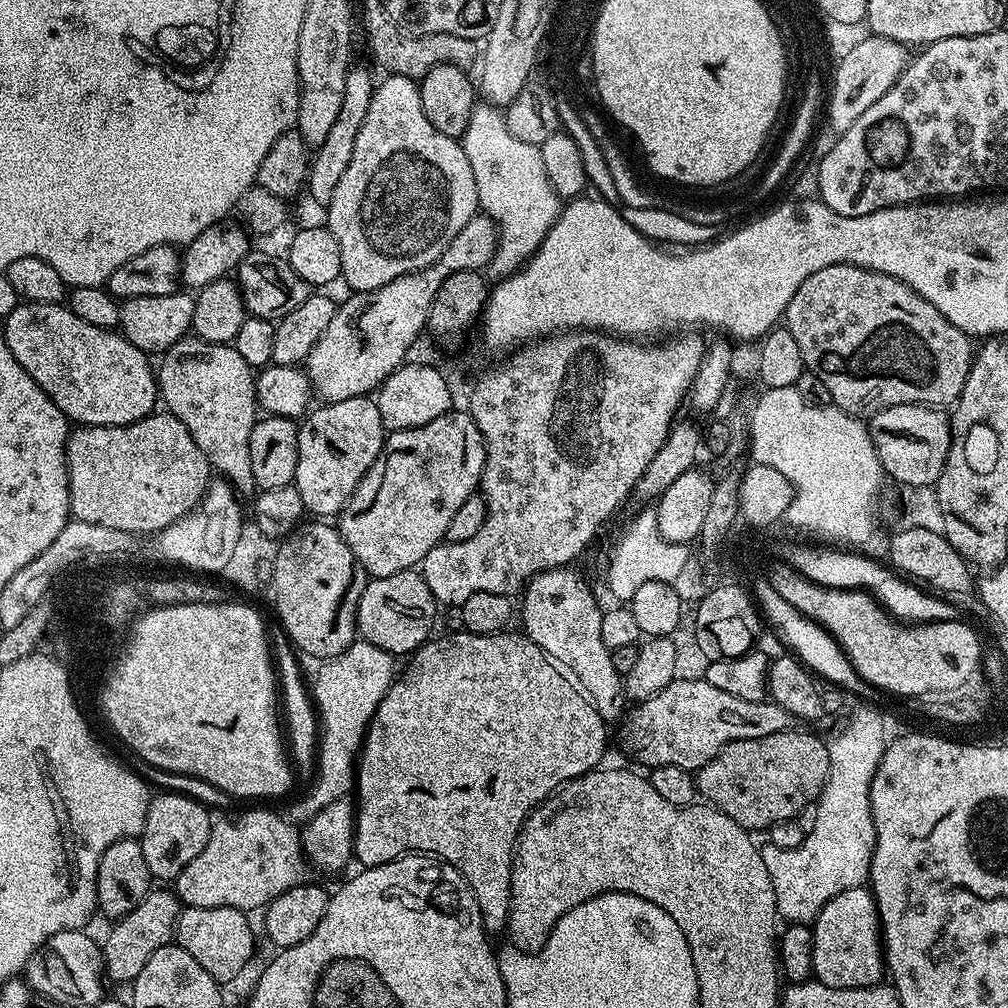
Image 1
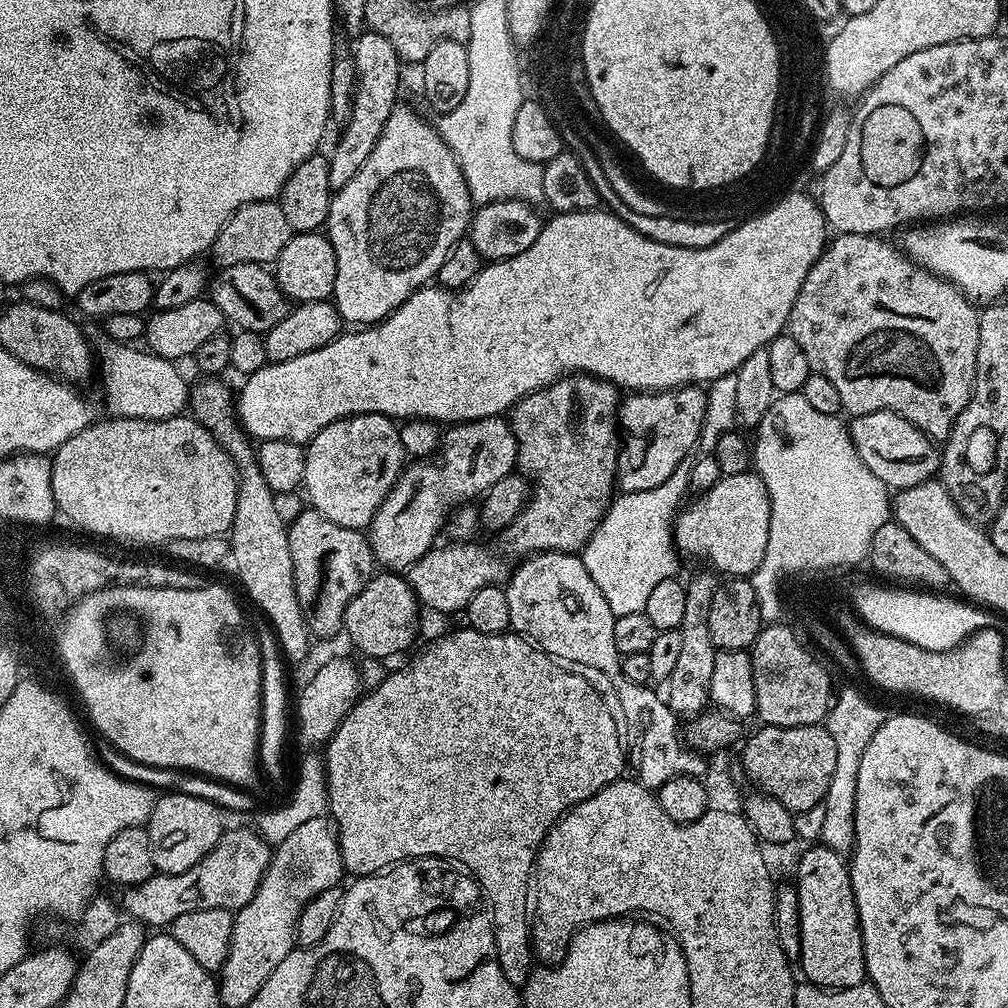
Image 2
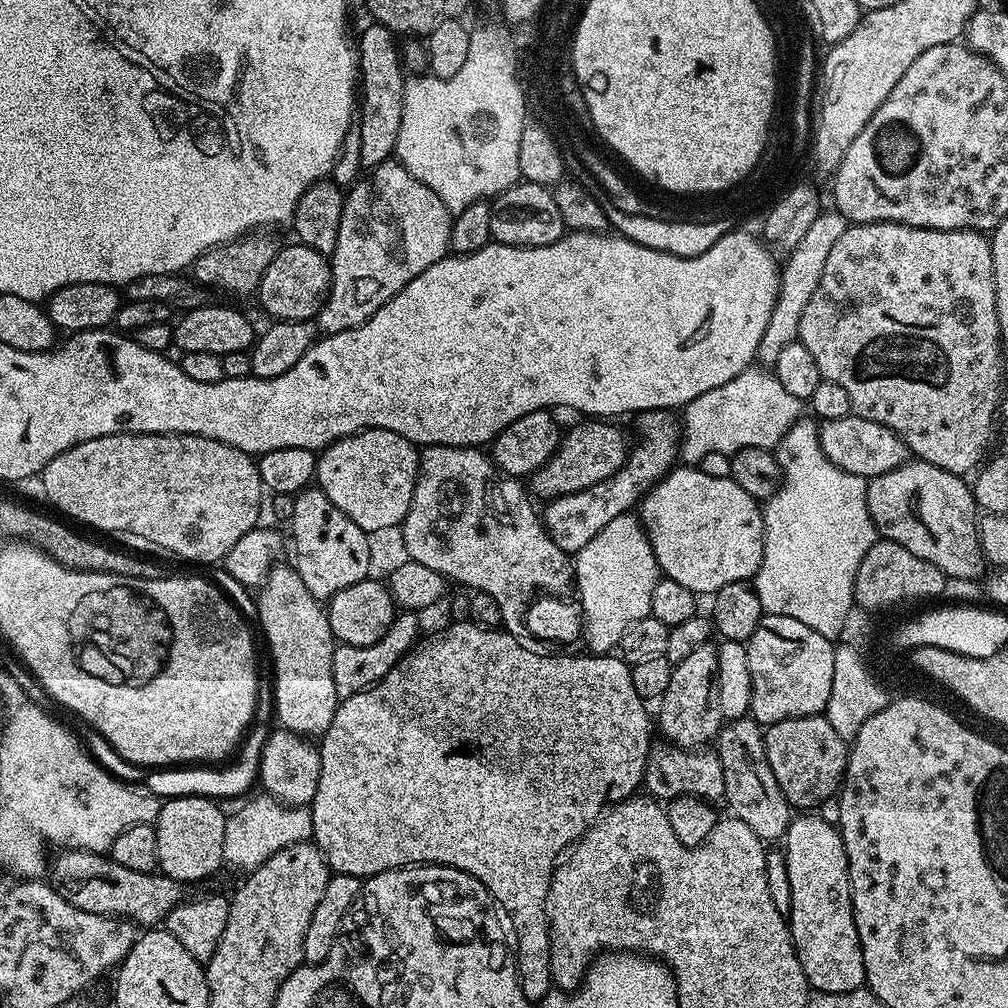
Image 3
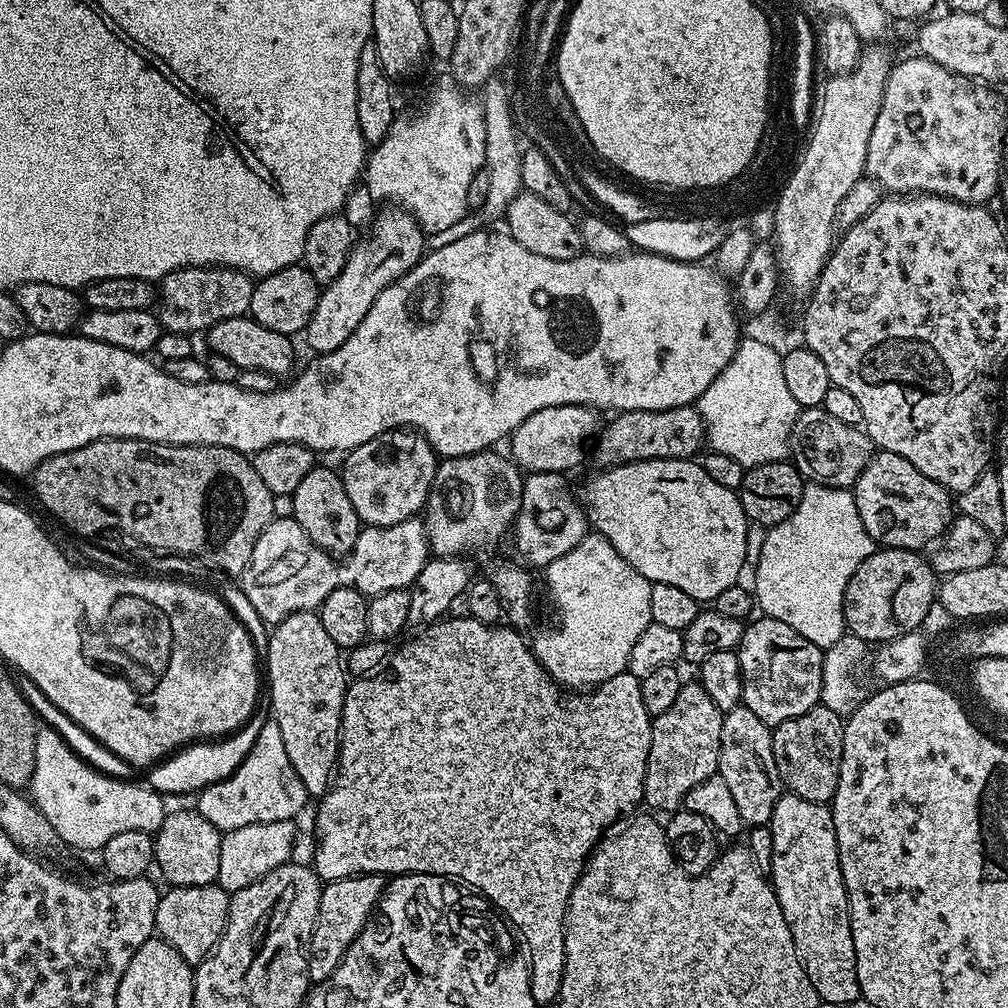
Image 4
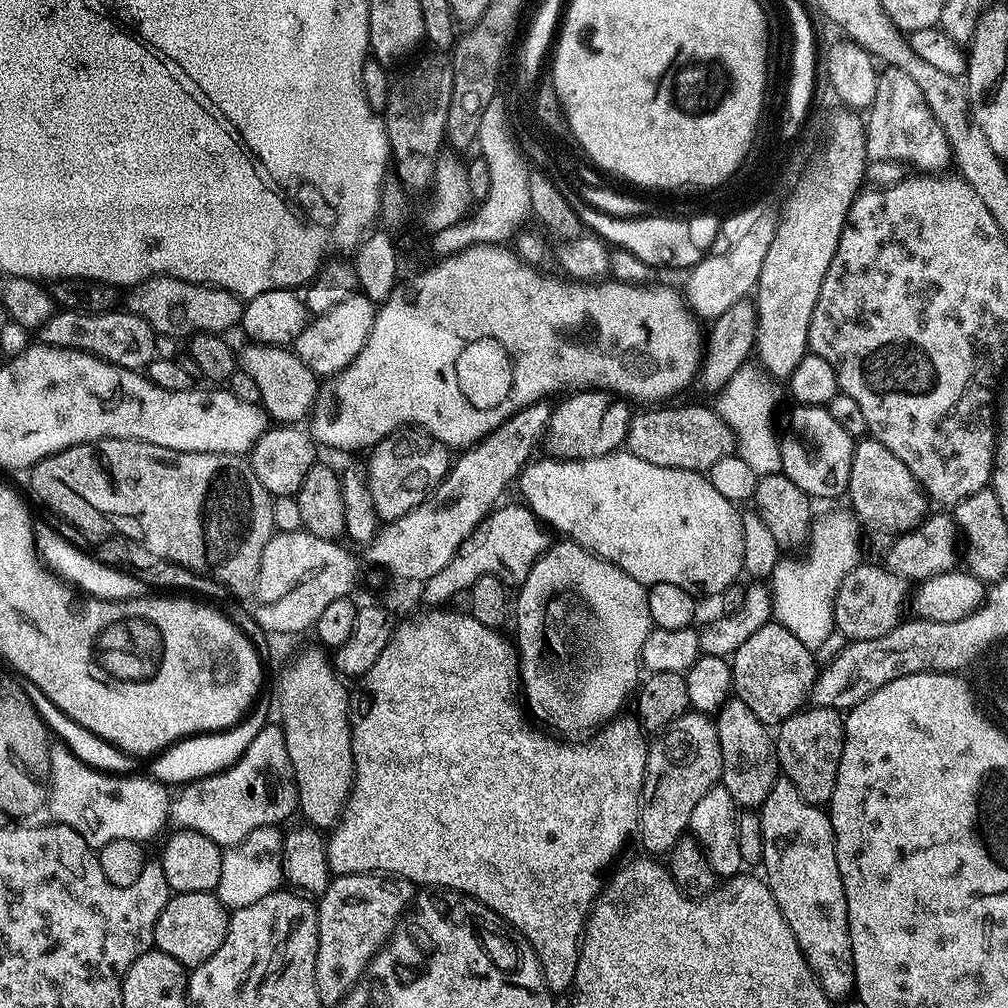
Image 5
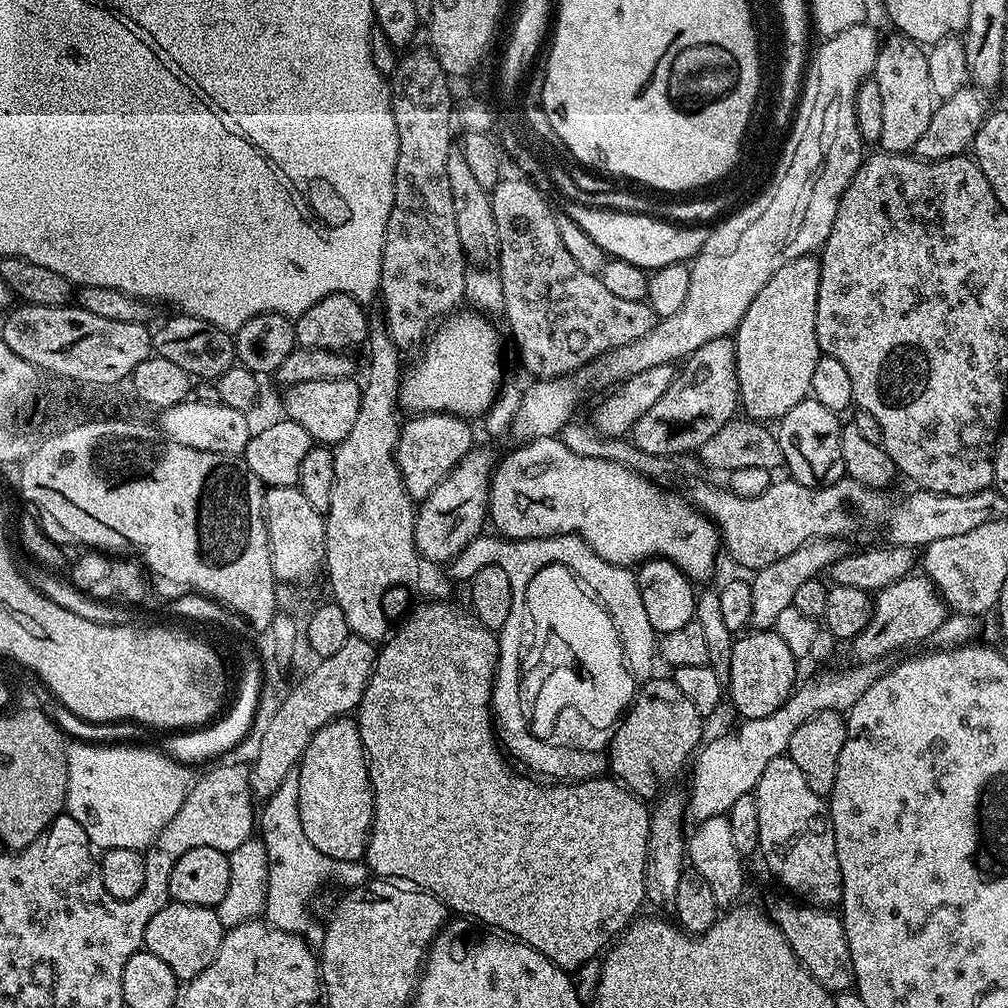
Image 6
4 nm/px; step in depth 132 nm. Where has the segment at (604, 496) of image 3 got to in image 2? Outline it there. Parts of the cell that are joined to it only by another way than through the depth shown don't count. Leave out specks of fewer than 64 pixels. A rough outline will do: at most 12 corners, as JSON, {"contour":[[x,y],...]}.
{"contour":[[700,386],[616,409],[620,492],[662,486],[700,442]]}

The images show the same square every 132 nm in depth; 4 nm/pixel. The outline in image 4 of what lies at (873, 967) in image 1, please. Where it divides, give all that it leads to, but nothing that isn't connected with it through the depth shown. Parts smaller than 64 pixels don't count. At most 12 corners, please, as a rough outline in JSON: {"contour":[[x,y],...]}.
{"contour":[[781,794],[770,883],[825,1005],[861,994],[832,809]]}

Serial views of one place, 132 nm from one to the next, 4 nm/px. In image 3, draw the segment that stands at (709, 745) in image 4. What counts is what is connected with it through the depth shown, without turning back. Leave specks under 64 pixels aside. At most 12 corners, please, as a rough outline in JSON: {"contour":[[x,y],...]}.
{"contour":[[717,647],[673,667],[657,729],[685,750],[724,724]]}

